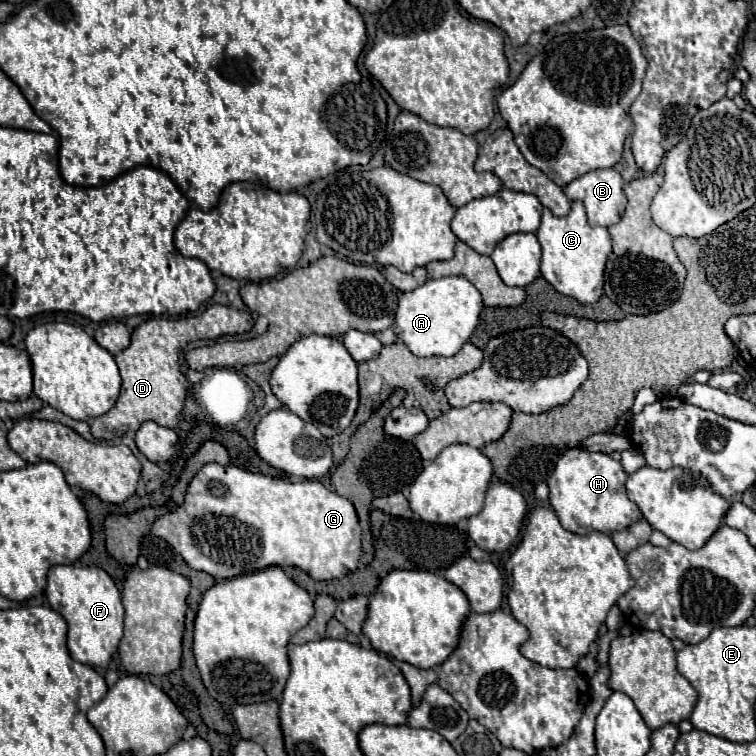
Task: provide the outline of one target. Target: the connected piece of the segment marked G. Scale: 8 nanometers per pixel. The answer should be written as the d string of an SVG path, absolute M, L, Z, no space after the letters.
M208 463L196 473L188 485L184 503L176 511L156 519L152 533L168 541L192 569L210 573L216 579L232 579L272 565L300 567L312 579L342 579L358 569L362 555L362 529L350 499L314 479L276 479L240 469L236 465L224 467L218 463Z

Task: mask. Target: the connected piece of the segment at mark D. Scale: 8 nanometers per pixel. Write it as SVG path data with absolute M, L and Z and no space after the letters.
M212 305L210 309L206 309L200 315L194 317L184 317L184 319L168 319L168 317L152 317L148 321L144 321L140 327L134 329L132 333L132 343L128 349L124 349L122 353L116 355L116 363L120 367L120 375L122 375L122 391L120 397L116 401L116 405L94 419L92 423L92 435L100 441L108 441L108 439L116 439L124 433L124 427L130 431L138 431L138 427L144 421L156 421L162 427L170 427L174 429L178 425L178 417L184 409L184 401L186 401L186 393L190 387L190 381L182 375L180 365L176 365L174 361L178 361L178 355L184 347L184 343L198 341L198 339L218 339L224 335L238 335L238 333L246 333L254 327L254 319L248 311L238 311L238 309L228 309L224 305Z

